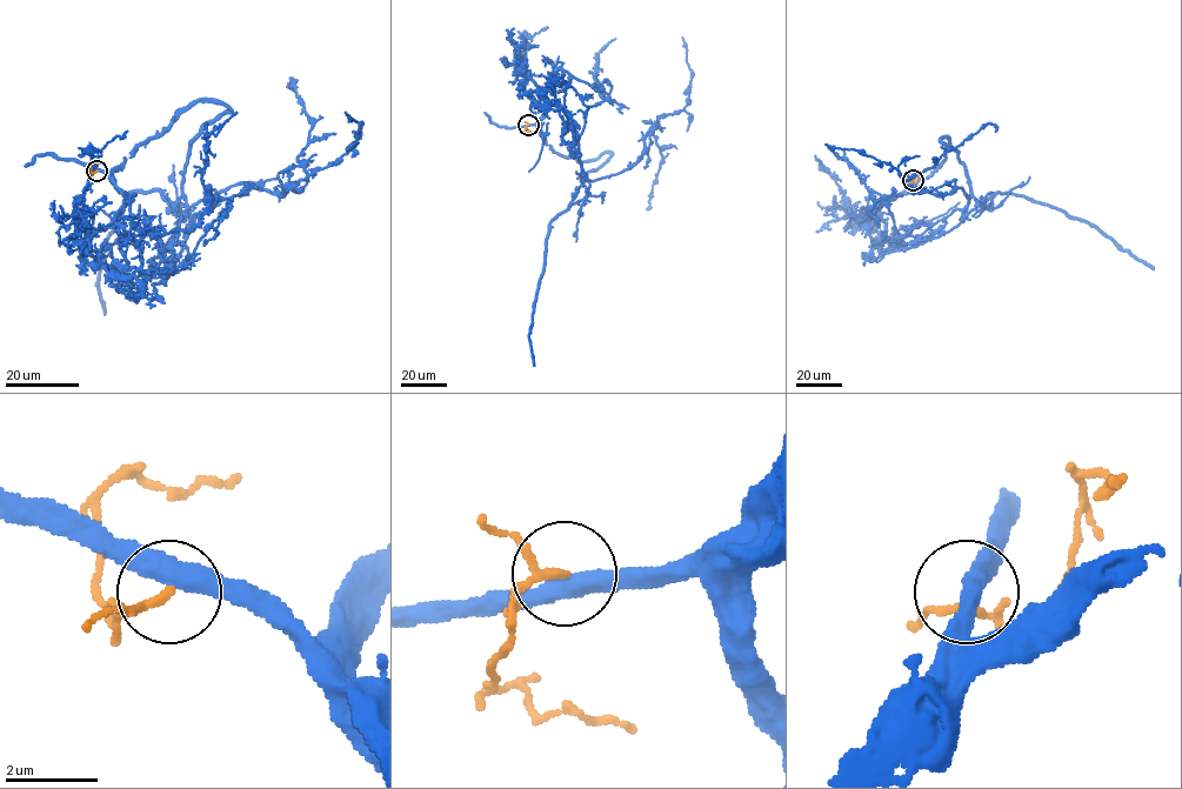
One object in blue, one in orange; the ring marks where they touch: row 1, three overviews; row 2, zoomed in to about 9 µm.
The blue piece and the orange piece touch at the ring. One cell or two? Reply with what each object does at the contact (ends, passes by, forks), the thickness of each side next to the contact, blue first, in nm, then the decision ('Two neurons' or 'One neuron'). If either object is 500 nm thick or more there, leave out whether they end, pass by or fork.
At the ring blue passes by. At the ring orange passes by. Thickness 440 nm (blue) against 140 nm. Two neurons

